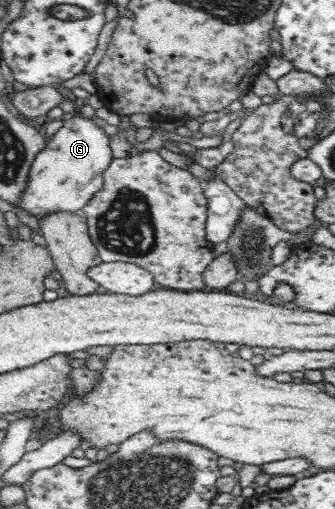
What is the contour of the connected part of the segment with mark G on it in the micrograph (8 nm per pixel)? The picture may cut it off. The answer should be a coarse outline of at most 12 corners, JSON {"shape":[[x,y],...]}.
{"shape":[[73,117],[35,158],[17,203],[39,222],[105,185],[111,136]]}

